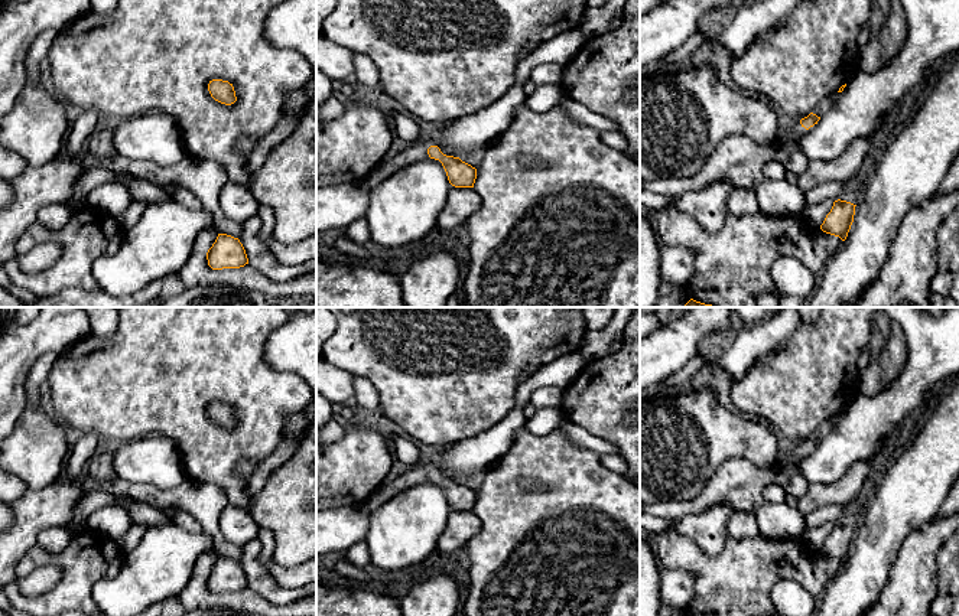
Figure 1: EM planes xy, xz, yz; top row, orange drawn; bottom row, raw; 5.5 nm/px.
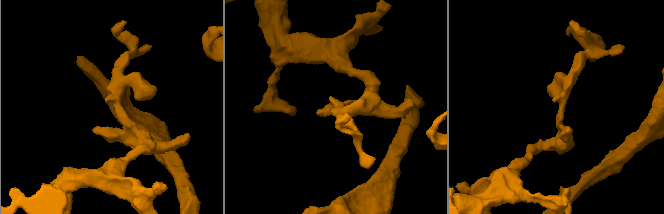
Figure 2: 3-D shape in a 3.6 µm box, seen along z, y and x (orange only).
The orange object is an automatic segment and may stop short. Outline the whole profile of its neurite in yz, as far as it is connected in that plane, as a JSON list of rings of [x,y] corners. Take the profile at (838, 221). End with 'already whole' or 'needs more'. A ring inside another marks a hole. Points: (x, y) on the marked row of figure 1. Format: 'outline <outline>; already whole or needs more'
outline [[[835,201],[820,229],[845,241],[854,222],[855,206],[856,205],[846,201]]]; already whole

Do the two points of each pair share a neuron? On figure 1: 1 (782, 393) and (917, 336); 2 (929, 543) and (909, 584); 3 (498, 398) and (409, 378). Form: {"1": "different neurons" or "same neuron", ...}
{"1": "different neurons", "2": "same neuron", "3": "same neuron"}

